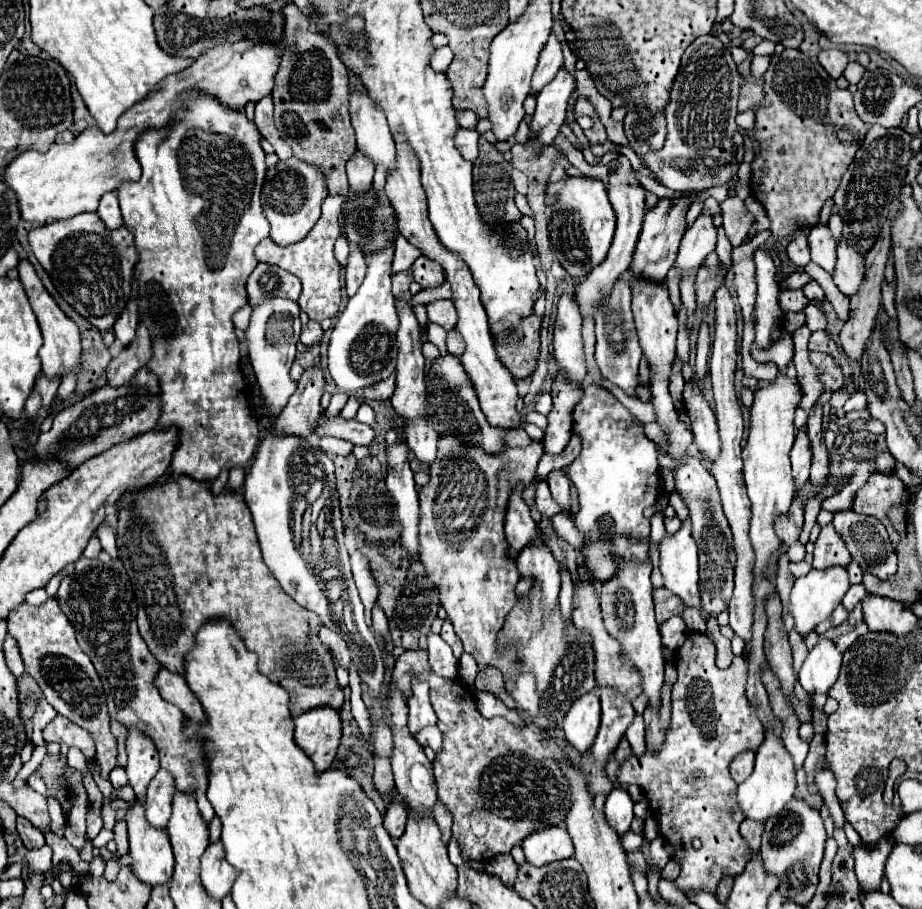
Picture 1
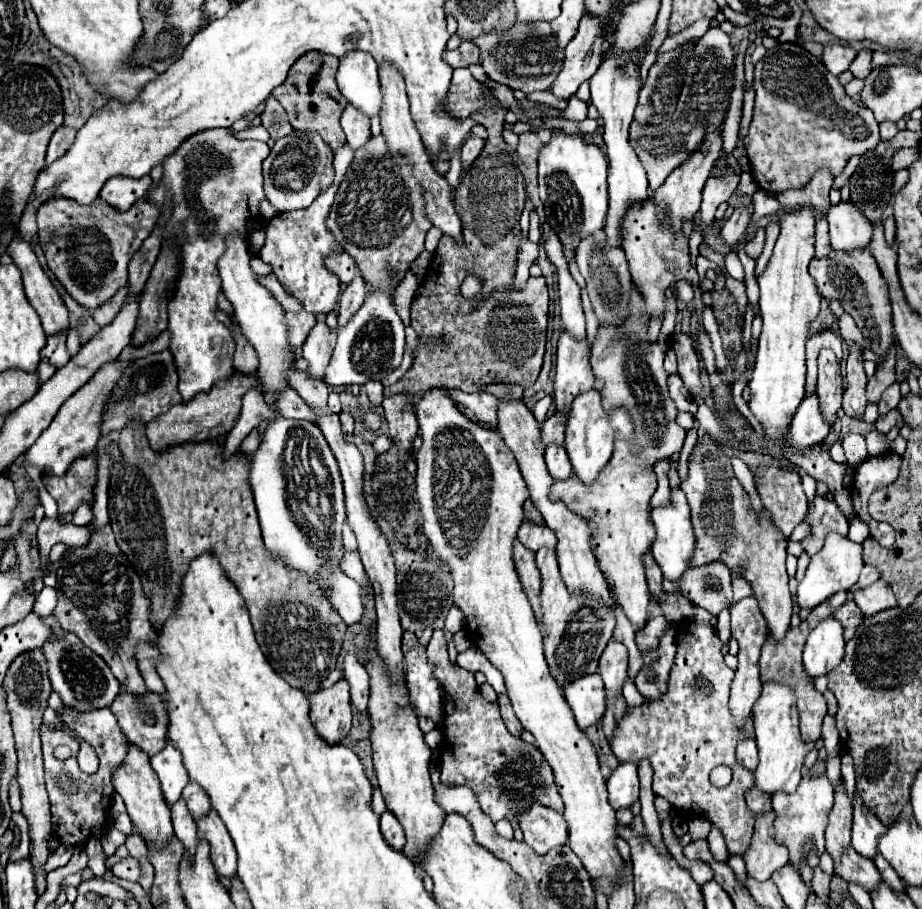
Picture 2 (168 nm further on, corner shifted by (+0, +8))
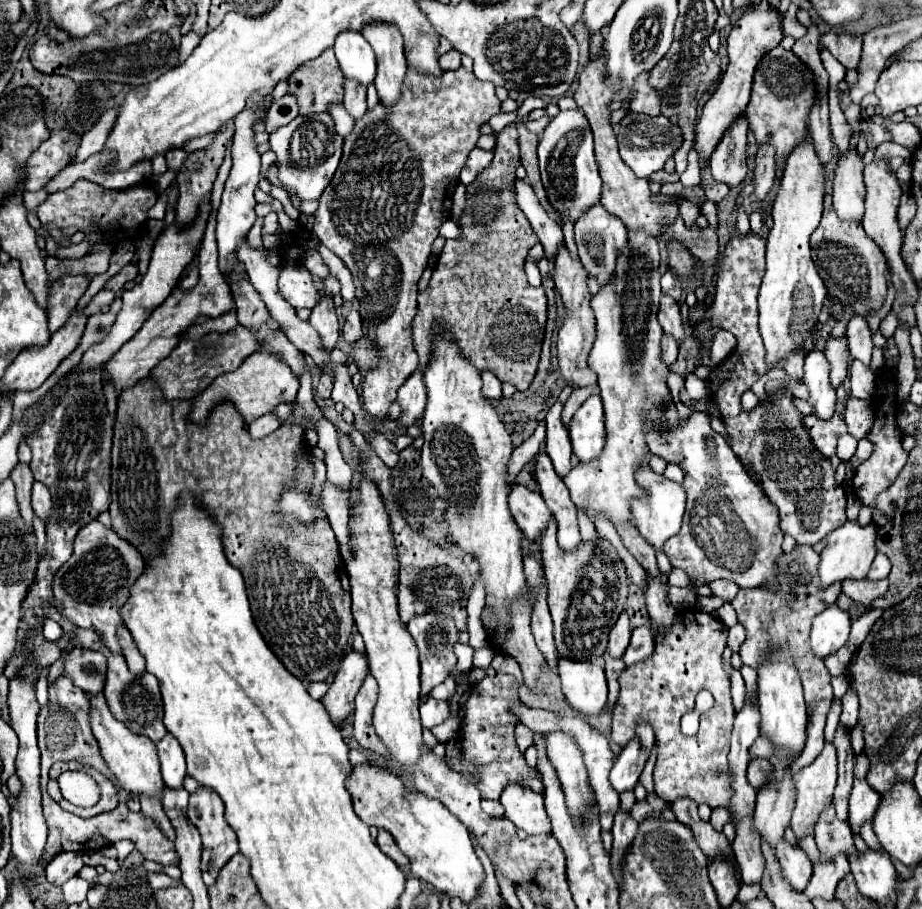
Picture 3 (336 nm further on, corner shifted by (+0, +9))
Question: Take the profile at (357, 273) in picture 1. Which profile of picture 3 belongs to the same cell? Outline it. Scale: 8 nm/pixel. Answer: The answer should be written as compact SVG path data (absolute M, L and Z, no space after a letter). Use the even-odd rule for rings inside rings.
M354 301L354 307L350 309L350 313L348 313L346 321L344 321L344 327L342 327L342 341L346 345L354 345L364 335L364 331L362 331L362 319L360 319L360 313L358 313L356 305L358 303Z

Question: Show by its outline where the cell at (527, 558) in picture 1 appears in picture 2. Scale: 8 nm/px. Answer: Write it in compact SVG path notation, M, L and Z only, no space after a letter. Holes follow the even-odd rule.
M524 522L518 530L518 540L528 550L540 550L540 548L556 548L556 536L546 526L538 526L532 522Z

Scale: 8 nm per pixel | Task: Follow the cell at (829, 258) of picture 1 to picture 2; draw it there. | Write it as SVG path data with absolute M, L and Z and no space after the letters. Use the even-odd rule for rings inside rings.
M822 170L818 174L814 174L814 178L806 184L806 188L798 190L798 192L782 192L782 196L776 196L778 202L784 206L812 206L816 210L816 216L826 216L828 208L830 208L830 200L828 200L828 192L832 188L832 180L834 176L830 176L830 172Z

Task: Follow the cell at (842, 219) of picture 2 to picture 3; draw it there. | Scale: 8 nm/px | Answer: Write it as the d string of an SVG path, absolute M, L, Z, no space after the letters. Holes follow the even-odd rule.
M848 149L834 169L834 209L840 219L860 221L864 215L864 181L862 181L862 155Z

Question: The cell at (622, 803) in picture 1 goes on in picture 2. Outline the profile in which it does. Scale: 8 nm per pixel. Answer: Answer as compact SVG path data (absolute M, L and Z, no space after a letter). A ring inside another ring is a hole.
M620 764L608 778L608 800L614 810L630 808L638 800L636 764Z

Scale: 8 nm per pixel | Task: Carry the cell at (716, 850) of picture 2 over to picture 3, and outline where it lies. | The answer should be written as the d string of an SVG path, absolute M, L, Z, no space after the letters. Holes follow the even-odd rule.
M716 807L712 809L712 817L710 817L710 823L716 827L716 829L722 829L724 823L730 821L730 813L726 807Z

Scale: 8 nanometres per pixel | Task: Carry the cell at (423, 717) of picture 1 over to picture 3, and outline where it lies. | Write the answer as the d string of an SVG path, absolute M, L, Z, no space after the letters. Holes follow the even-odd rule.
M428 611L426 615L416 615L408 621L408 631L412 633L414 641L416 641L416 647L420 651L420 667L422 667L422 673L420 673L420 683L422 683L422 695L428 695L436 685L440 685L450 669L456 665L456 655L454 655L454 645L458 641L458 635L460 635L460 629L456 627L454 619L448 617L448 615L442 615L442 613L432 613Z

